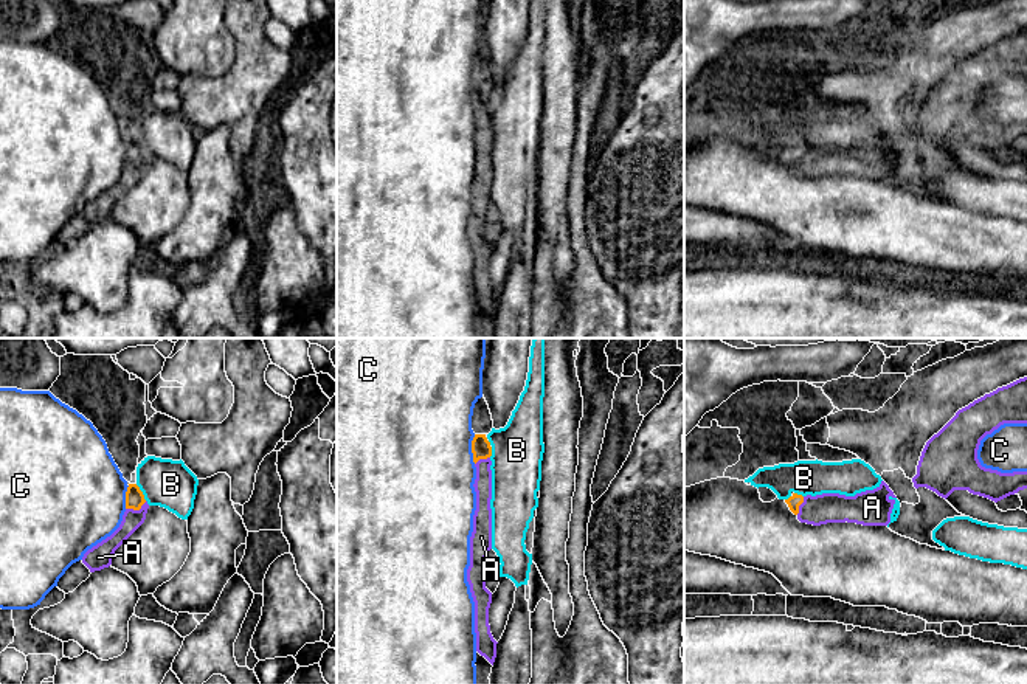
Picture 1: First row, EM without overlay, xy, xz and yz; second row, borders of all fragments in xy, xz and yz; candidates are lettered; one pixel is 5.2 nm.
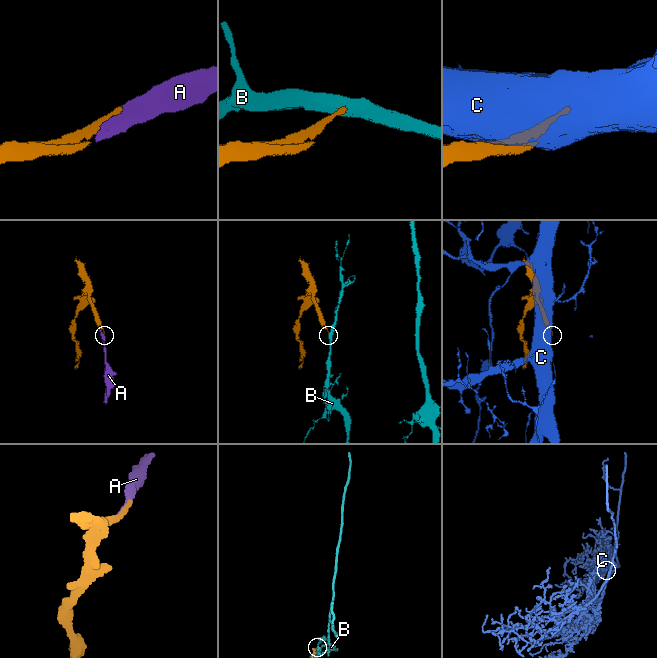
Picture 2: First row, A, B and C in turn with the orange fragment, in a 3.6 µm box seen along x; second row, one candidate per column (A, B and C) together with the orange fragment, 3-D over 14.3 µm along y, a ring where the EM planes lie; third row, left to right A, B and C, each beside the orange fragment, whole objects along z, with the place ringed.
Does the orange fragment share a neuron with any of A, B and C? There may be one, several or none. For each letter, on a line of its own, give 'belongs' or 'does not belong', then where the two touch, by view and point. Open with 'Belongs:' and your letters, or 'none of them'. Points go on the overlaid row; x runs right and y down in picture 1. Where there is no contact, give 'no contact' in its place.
Belongs: A
A: belongs; contact xy (135, 509)
B: does not belong; contact xy (141, 492)
C: does not belong; contact xz (472, 449)

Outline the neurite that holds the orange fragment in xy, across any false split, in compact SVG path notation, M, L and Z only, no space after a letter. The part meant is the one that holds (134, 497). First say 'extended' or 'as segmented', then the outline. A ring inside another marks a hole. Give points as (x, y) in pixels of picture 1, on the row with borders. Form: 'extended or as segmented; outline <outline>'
extended; outline M129 484L126 492L126 512L119 527L105 540L88 549L82 563L90 572L112 565L115 551L144 523L149 504L137 484Z

